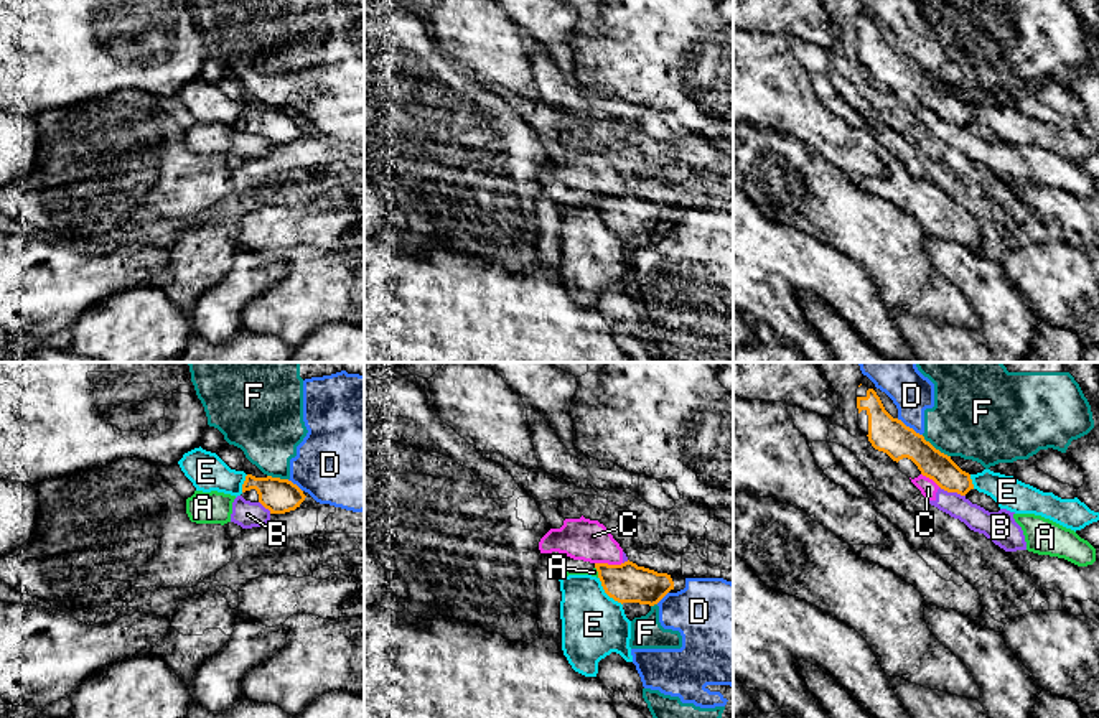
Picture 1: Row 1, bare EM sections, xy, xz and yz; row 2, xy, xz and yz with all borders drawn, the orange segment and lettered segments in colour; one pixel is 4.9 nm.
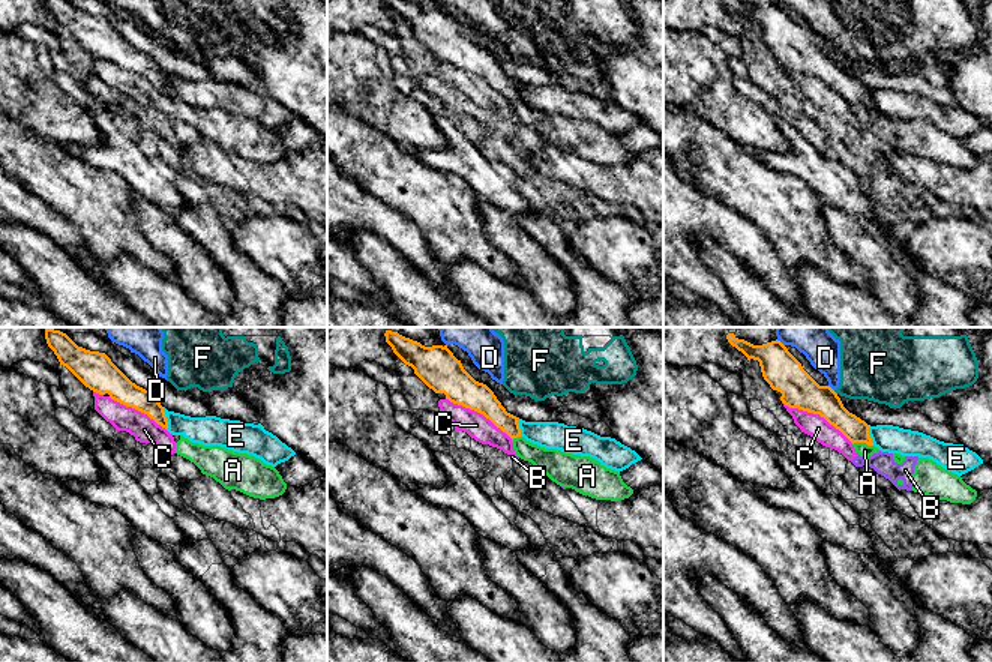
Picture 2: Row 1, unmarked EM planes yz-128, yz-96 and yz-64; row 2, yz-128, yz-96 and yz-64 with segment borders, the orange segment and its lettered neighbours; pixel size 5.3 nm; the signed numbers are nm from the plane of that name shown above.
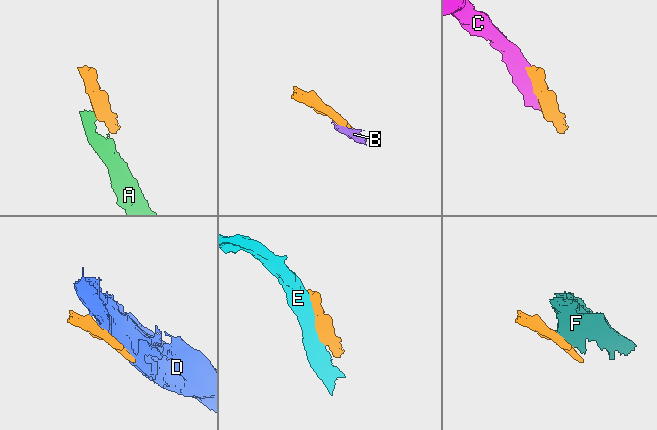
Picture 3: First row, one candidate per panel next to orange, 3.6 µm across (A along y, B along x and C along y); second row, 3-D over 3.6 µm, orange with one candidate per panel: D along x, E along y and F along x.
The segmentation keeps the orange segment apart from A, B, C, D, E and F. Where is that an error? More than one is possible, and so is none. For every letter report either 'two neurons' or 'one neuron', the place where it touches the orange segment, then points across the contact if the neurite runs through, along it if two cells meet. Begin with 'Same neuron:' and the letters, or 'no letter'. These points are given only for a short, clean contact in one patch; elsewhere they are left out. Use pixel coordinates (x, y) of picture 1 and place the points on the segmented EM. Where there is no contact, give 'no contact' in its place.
Same neuron: no letter
A: two neurons; meets orange in xz at (597, 570); border along xz (595, 567), (598, 577)
B: two neurons; meets orange in yz at (953, 491)
C: two neurons; meets orange in xz at (607, 564)
D: two neurons; meets orange in yz at (908, 427)
E: two neurons; meets orange in xz at (607, 593)
F: two neurons; meets orange in yz at (935, 448); border along yz (921, 435), (949, 456)

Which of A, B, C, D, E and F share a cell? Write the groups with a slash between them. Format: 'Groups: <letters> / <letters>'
Groups: A B C / D F / E

